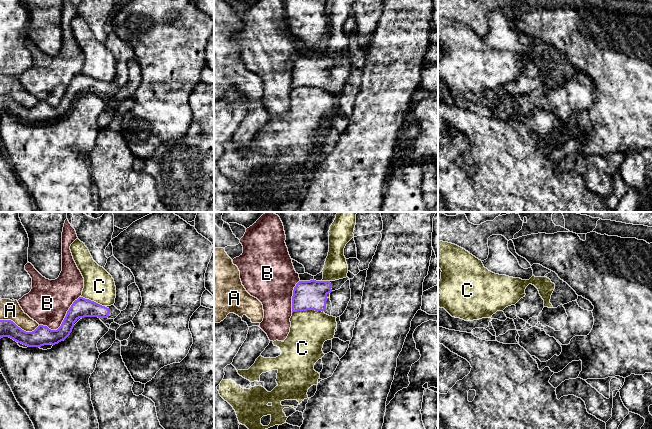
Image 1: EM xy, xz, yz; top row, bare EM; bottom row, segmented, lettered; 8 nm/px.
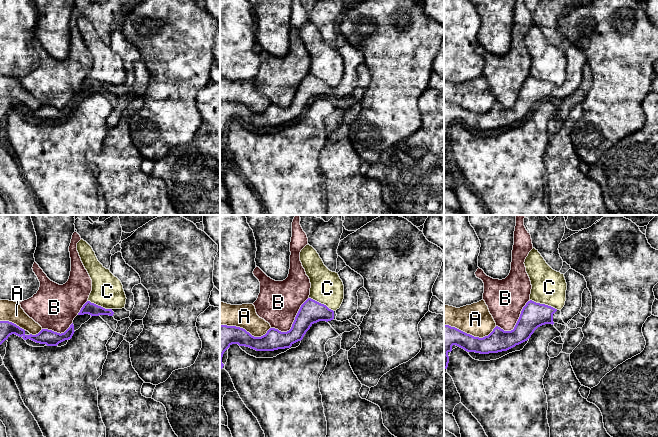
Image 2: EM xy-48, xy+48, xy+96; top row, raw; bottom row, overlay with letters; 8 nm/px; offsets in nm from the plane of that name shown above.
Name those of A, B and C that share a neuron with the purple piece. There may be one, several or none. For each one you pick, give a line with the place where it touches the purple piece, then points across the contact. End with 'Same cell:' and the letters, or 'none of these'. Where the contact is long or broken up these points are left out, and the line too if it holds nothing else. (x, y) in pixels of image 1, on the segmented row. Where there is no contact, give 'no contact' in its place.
Same cell: none of these

